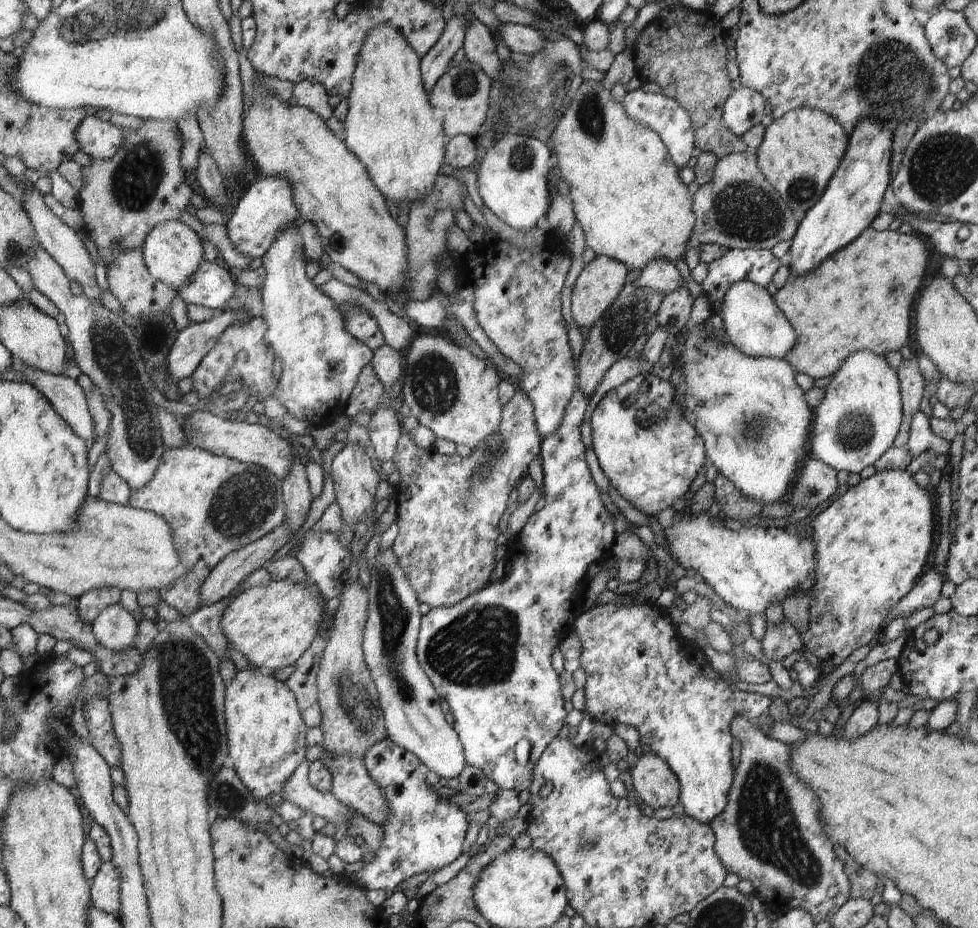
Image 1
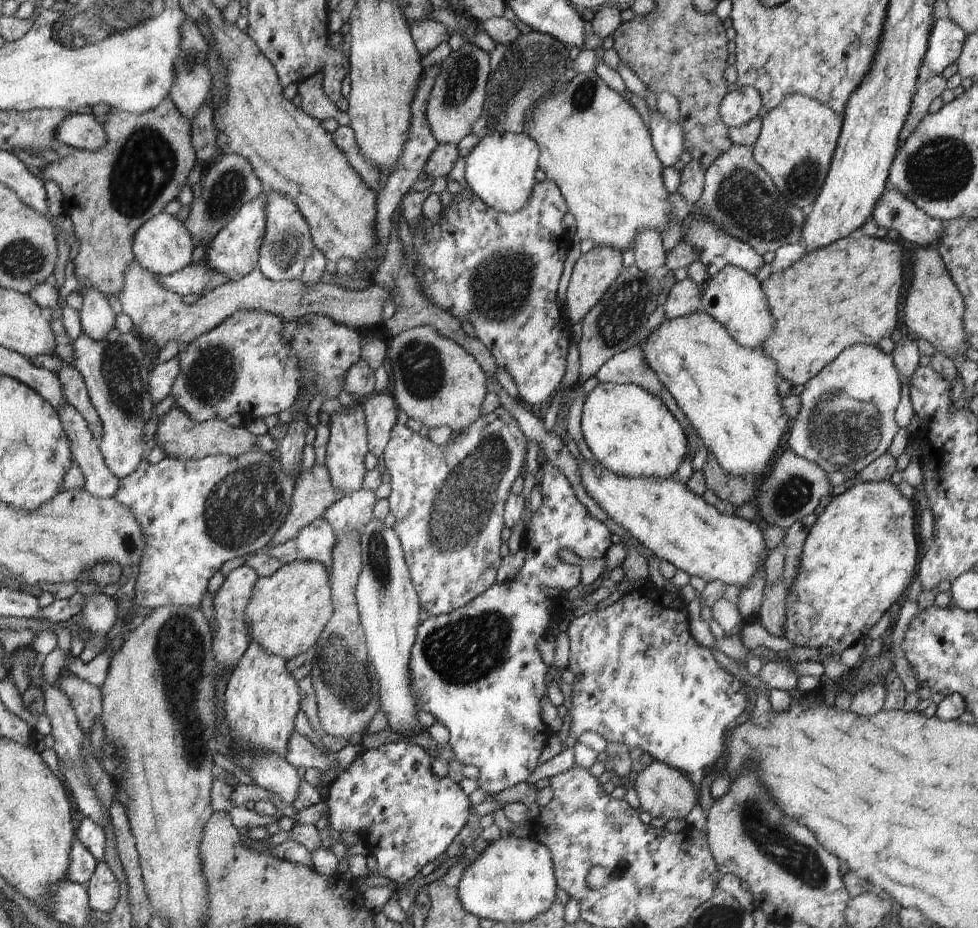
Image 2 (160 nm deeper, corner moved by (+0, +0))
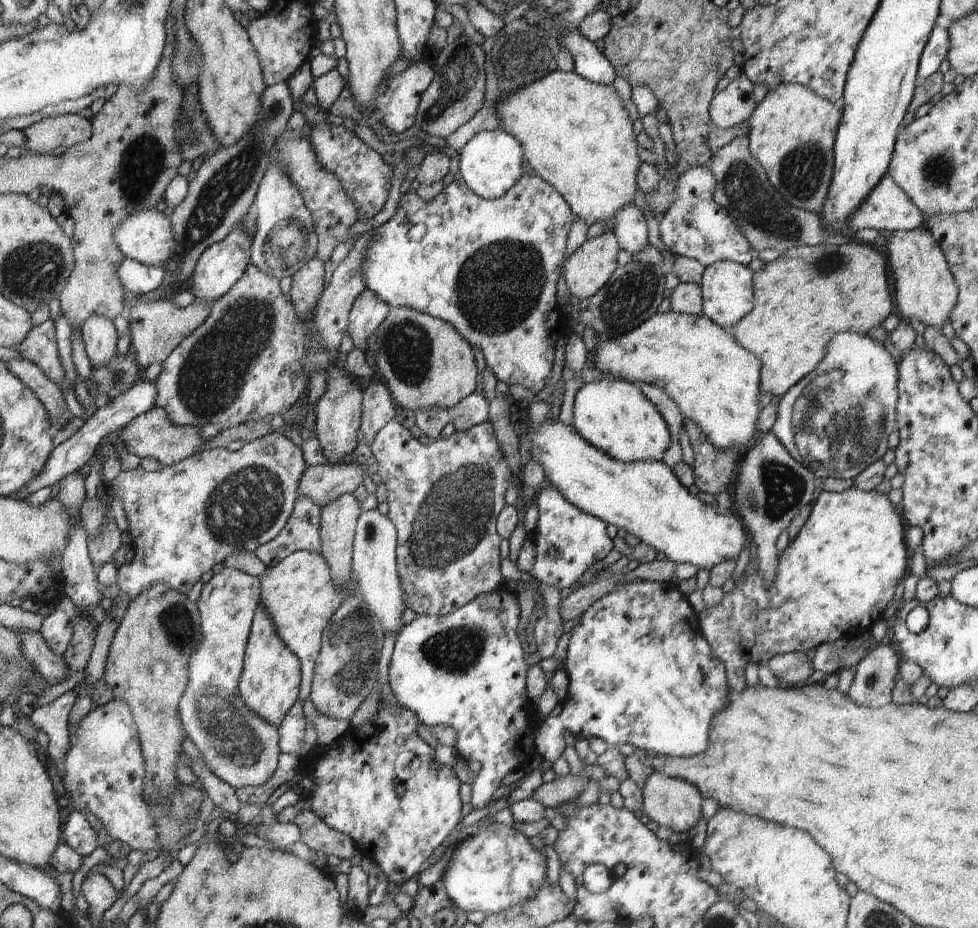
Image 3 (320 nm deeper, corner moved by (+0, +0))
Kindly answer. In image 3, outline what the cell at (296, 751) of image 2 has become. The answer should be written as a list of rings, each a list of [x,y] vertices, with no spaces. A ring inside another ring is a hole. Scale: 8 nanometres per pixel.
[[[298,699],[286,713],[278,728],[279,749],[281,752],[287,752],[302,759],[301,750],[305,739],[306,727],[307,722],[303,713],[303,705]]]

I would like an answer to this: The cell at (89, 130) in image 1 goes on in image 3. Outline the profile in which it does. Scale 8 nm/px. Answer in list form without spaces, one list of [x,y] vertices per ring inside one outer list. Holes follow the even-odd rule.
[[[79,114],[50,116],[21,130],[25,148],[34,154],[52,154],[58,146],[72,146],[91,138],[91,119]]]

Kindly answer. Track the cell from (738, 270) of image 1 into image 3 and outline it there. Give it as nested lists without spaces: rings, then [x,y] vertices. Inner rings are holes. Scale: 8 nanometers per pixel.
[[[707,165],[693,166],[679,173],[673,190],[673,203],[658,218],[662,242],[673,255],[698,260],[705,267],[725,260],[748,266],[756,252],[730,213],[714,202],[715,184],[714,175]]]

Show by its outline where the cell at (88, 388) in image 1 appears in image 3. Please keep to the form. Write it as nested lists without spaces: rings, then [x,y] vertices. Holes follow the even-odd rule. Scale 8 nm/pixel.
[[[51,319],[32,327],[27,337],[14,349],[18,350],[22,357],[37,364],[39,369],[60,388],[73,387],[64,377],[64,370],[58,357],[54,322]]]

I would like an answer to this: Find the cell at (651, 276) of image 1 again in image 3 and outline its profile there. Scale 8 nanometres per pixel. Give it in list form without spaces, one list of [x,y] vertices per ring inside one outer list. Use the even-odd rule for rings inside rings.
[[[634,202],[625,204],[614,213],[613,233],[617,236],[619,247],[622,250],[629,250],[632,254],[640,252],[648,245],[648,228],[646,227],[646,218],[643,212]]]

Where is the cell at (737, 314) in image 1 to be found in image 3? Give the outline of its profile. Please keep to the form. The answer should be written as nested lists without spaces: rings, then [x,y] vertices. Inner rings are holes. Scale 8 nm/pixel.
[[[716,261],[714,264],[705,267],[701,283],[703,296],[703,309],[701,314],[708,317],[723,329],[729,330],[741,318],[744,318],[752,308],[753,301],[753,278],[754,273],[750,267],[734,261]]]

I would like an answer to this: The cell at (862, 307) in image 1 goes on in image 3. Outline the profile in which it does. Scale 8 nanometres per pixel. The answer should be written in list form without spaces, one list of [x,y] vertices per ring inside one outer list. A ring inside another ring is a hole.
[[[856,239],[840,240],[822,246],[797,246],[785,250],[777,260],[764,263],[759,270],[753,272],[754,308],[733,324],[729,332],[738,344],[761,360],[759,376],[761,394],[782,396],[818,366],[824,358],[826,344],[830,342],[832,336],[848,331],[864,335],[872,326],[880,324],[888,314],[891,314],[892,298],[888,290],[886,261],[886,256],[884,257],[878,248],[874,250]]]

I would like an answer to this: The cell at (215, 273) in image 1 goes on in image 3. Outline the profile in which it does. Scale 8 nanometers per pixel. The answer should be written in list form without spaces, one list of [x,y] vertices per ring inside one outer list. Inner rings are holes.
[[[125,257],[119,264],[117,275],[123,289],[130,295],[136,296],[156,290],[164,280],[165,270]]]

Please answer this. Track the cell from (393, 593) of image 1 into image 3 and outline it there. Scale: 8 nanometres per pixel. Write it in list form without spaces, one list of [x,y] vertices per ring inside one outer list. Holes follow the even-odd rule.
[[[378,509],[361,511],[353,540],[351,566],[353,583],[358,584],[355,589],[362,596],[371,613],[381,622],[384,635],[390,632],[397,634],[395,638],[406,626],[402,624],[400,618],[407,608],[401,583],[397,577],[396,547],[397,532],[392,521]]]

